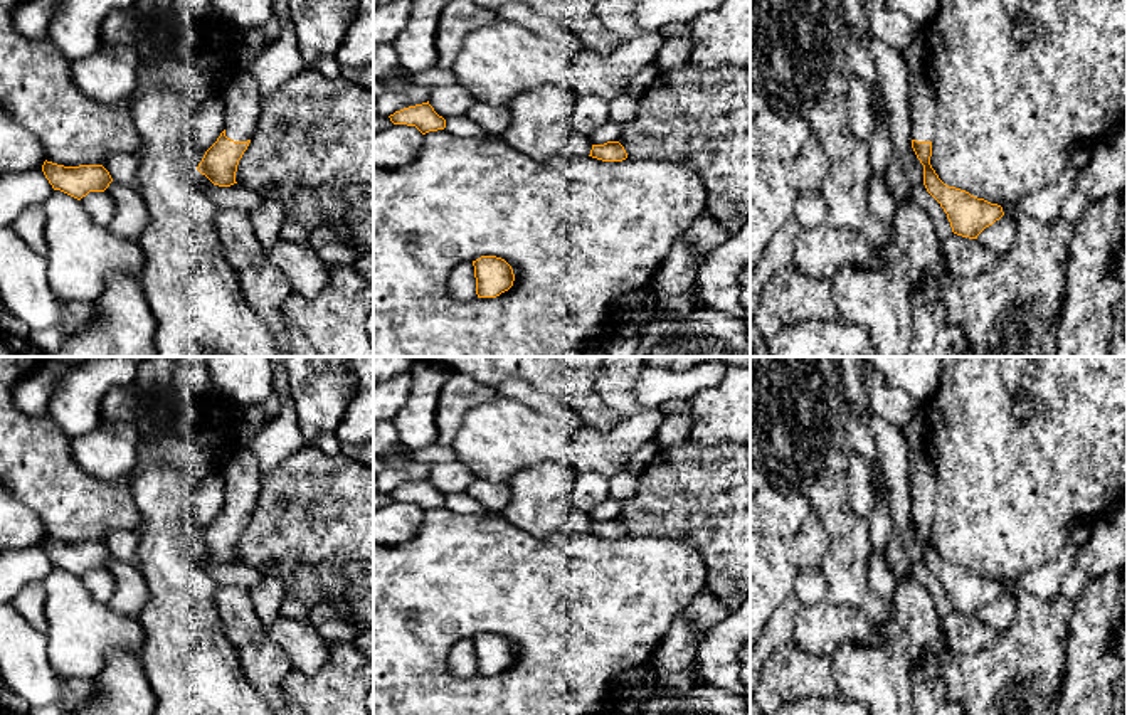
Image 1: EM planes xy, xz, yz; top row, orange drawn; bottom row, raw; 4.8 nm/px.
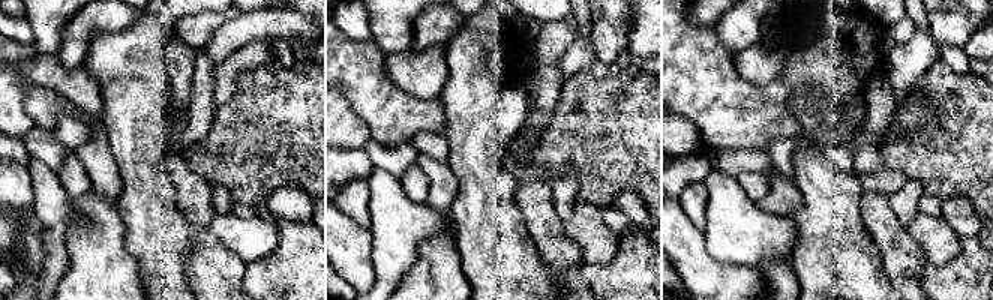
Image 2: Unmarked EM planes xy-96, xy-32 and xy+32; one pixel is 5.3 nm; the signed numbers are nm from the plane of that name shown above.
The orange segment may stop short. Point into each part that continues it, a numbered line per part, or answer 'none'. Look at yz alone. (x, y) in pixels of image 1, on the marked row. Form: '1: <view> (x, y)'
1: yz (922, 100)

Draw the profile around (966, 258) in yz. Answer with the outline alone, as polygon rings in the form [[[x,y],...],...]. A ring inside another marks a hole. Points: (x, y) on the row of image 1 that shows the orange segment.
[[[952,234],[940,251],[947,259],[947,266],[954,276],[976,278],[996,267],[999,256],[986,249],[977,239]]]

